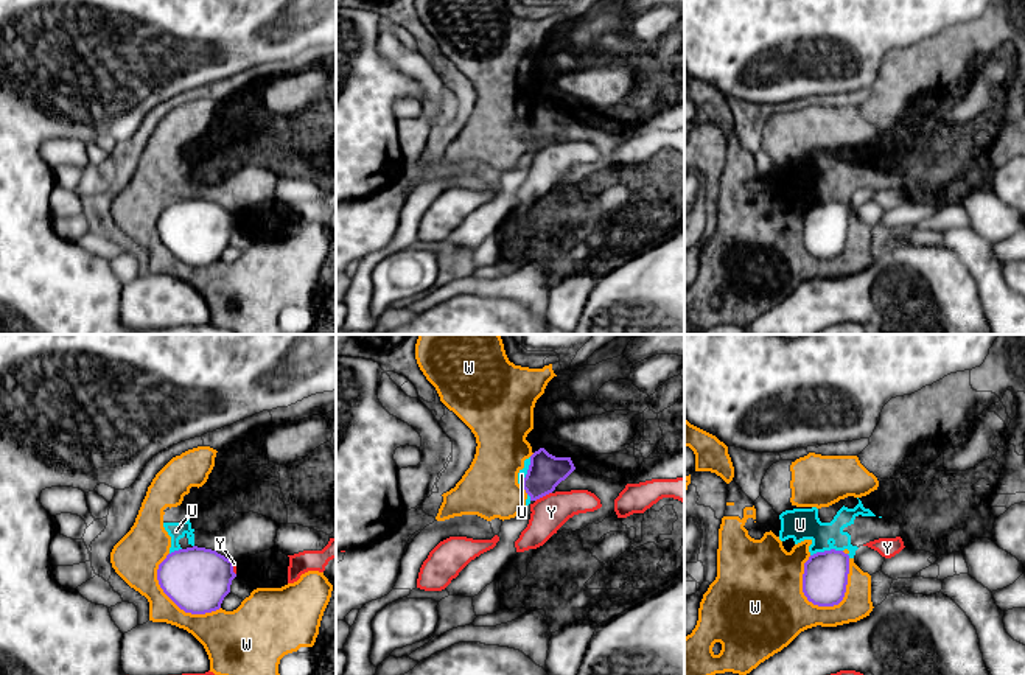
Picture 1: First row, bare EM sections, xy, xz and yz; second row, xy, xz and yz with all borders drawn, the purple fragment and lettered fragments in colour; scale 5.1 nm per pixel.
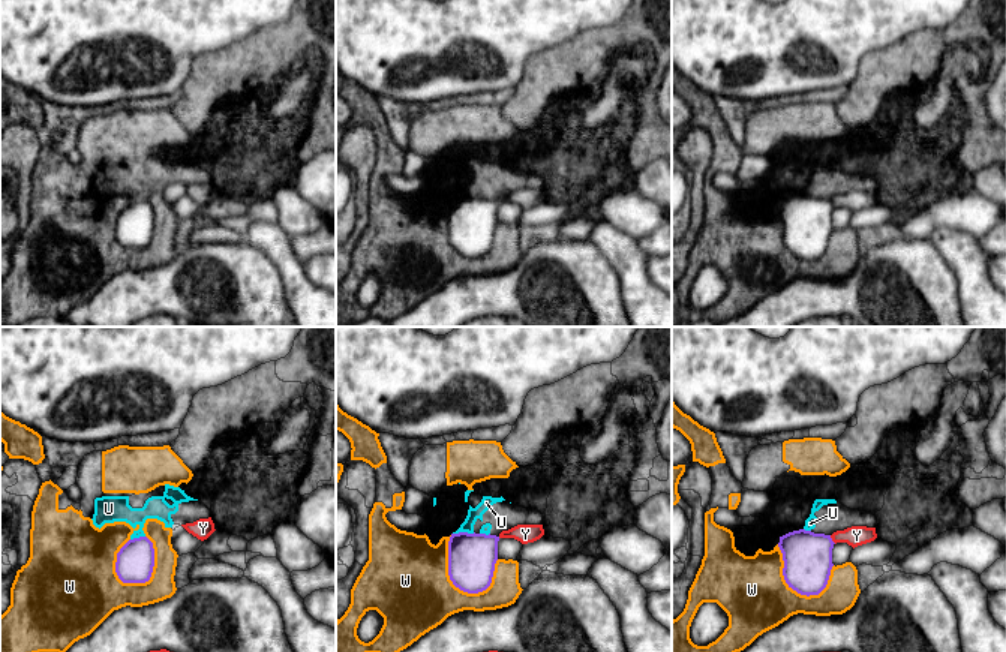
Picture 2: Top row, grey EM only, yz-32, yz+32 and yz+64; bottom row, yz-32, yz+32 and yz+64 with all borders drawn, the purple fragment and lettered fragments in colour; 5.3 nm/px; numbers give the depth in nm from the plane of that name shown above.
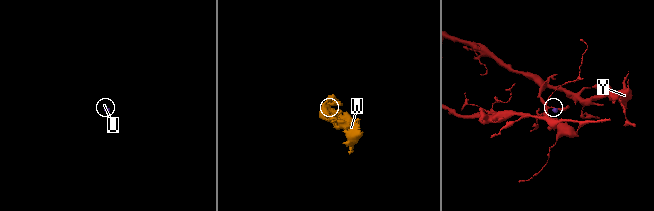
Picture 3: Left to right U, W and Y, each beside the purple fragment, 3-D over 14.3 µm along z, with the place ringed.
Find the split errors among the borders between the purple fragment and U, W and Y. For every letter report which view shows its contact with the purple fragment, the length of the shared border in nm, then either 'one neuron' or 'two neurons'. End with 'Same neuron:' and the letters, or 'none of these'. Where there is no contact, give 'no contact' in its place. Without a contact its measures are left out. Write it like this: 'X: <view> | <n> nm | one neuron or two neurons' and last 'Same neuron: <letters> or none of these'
U: yz | 170 nm | two neurons
W: yz | 320 nm | two neurons
Y: xz | 100 nm | two neurons
Same neuron: none of these

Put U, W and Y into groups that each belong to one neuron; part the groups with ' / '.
U W / Y

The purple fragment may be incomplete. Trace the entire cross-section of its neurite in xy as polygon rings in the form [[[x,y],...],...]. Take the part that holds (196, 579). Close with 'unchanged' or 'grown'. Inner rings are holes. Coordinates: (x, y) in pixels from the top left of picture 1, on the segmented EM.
[[[198,546],[168,554],[157,569],[163,593],[191,614],[219,610],[235,577],[232,560]]]; unchanged

